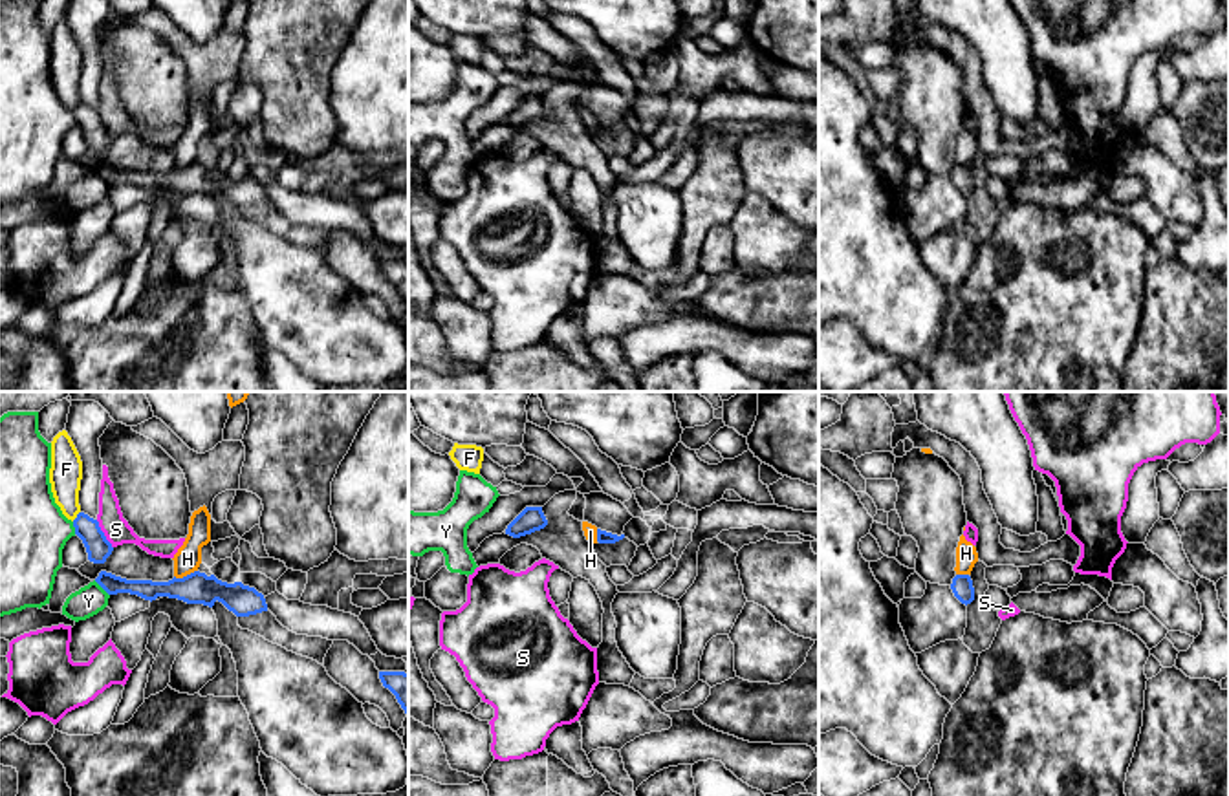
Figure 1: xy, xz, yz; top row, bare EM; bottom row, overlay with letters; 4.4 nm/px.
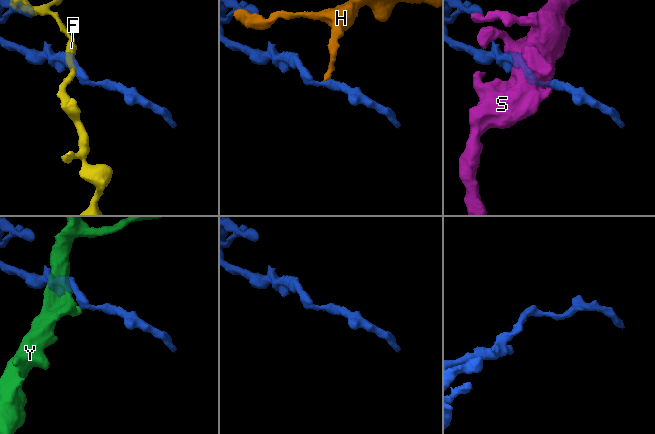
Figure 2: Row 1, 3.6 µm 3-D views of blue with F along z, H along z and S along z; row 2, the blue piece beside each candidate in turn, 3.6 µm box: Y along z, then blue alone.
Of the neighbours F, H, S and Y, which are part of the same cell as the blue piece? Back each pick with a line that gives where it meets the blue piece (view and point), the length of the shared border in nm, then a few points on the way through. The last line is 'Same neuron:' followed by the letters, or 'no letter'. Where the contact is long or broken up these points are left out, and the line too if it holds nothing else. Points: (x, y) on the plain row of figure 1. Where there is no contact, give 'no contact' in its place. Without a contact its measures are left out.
Same neuron: no letter

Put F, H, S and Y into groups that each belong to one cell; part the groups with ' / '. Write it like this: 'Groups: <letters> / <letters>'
Groups: F / H / S / Y

